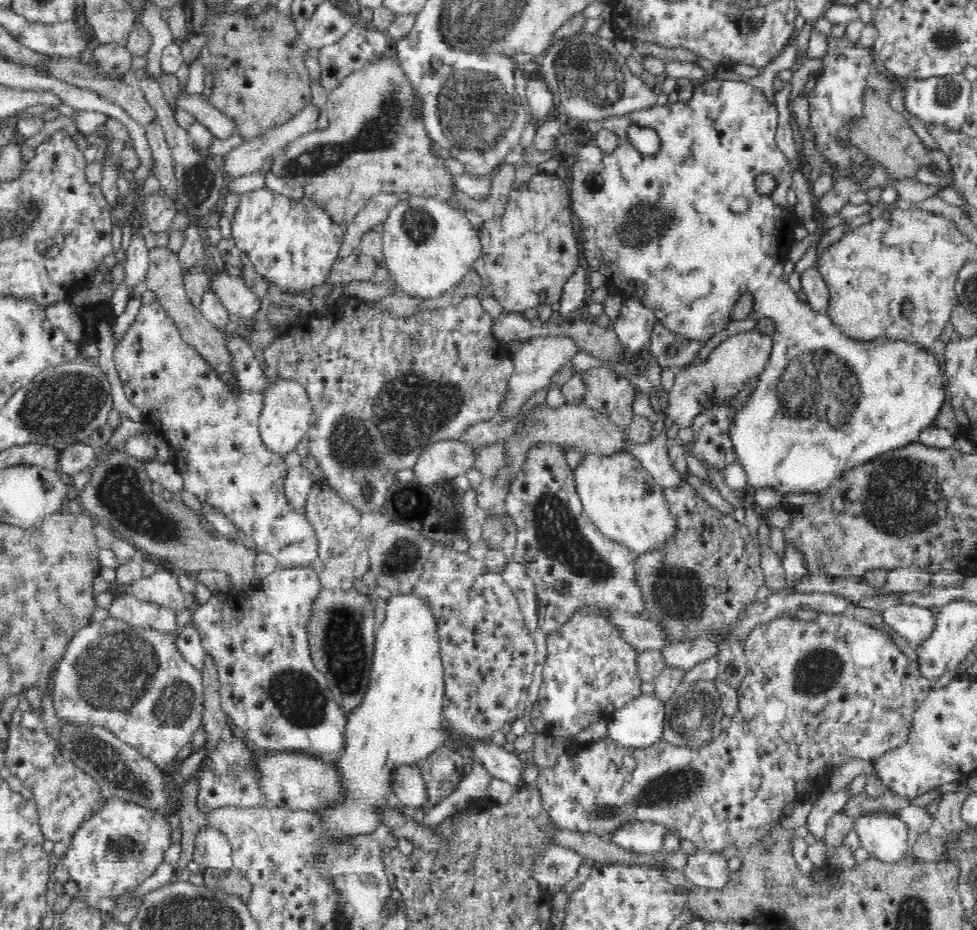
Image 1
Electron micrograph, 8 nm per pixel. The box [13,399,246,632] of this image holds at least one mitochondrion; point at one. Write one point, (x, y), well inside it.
(120, 491)

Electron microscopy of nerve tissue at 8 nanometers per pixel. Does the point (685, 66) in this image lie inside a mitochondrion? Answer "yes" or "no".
no

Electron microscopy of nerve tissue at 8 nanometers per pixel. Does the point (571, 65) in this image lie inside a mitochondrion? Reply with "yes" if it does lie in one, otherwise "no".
yes

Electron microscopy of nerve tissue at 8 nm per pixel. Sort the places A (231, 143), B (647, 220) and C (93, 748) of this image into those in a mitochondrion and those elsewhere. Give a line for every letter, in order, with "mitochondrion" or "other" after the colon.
A: other
B: mitochondrion
C: mitochondrion

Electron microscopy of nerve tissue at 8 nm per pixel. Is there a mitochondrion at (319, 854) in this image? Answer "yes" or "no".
yes

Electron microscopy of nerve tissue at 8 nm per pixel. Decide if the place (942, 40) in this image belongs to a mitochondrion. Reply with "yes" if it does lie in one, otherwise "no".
yes

